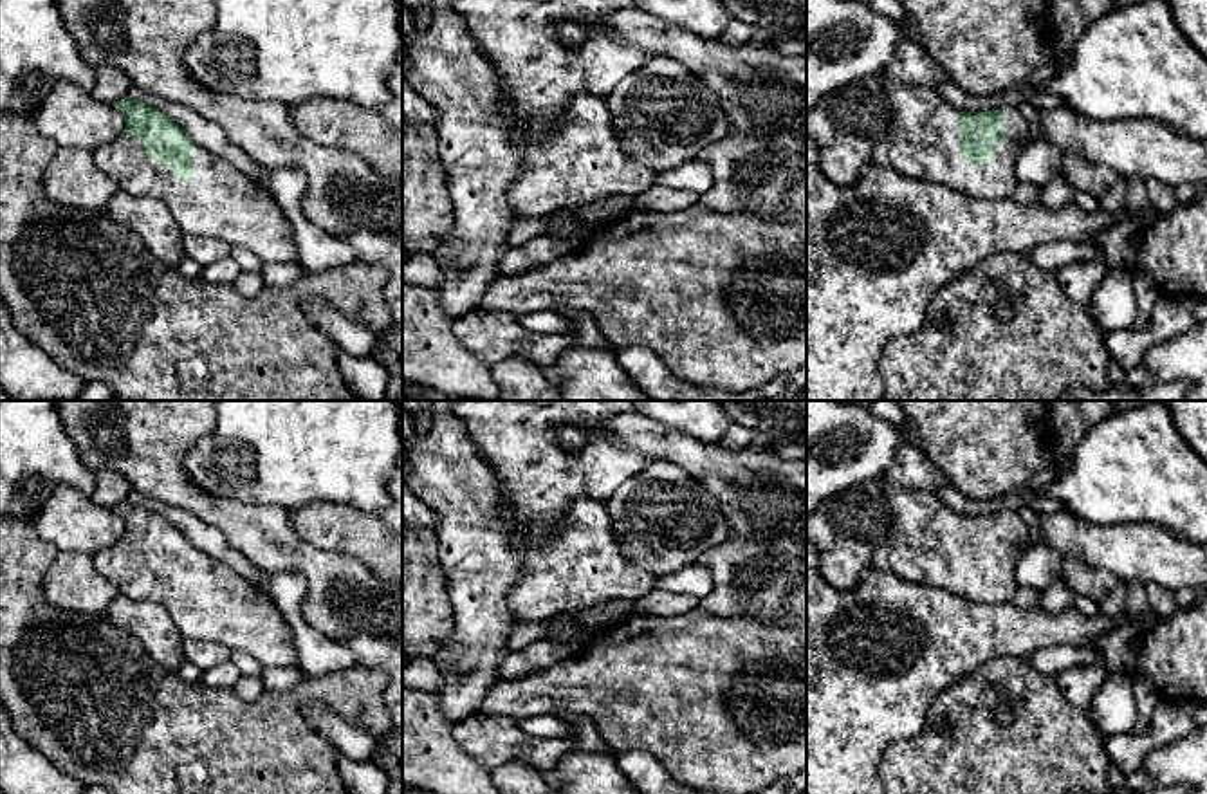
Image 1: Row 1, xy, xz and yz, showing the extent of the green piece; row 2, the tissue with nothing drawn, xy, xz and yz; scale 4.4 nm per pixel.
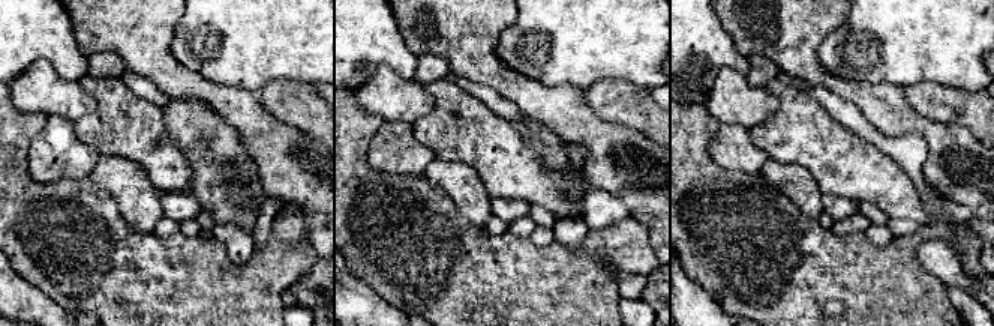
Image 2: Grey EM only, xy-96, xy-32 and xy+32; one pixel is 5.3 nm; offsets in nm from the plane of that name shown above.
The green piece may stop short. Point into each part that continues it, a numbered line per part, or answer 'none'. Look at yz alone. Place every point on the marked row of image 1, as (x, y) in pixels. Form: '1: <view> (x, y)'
1: yz (922, 143)

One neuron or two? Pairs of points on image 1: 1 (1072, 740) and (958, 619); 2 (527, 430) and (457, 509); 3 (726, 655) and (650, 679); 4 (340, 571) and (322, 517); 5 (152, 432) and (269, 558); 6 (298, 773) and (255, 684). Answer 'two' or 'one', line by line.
1: two
2: two
3: one
4: two
5: one
6: two

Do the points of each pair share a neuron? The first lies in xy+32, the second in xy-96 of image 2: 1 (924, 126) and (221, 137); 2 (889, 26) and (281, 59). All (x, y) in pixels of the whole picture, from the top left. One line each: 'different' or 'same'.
1: different
2: same

